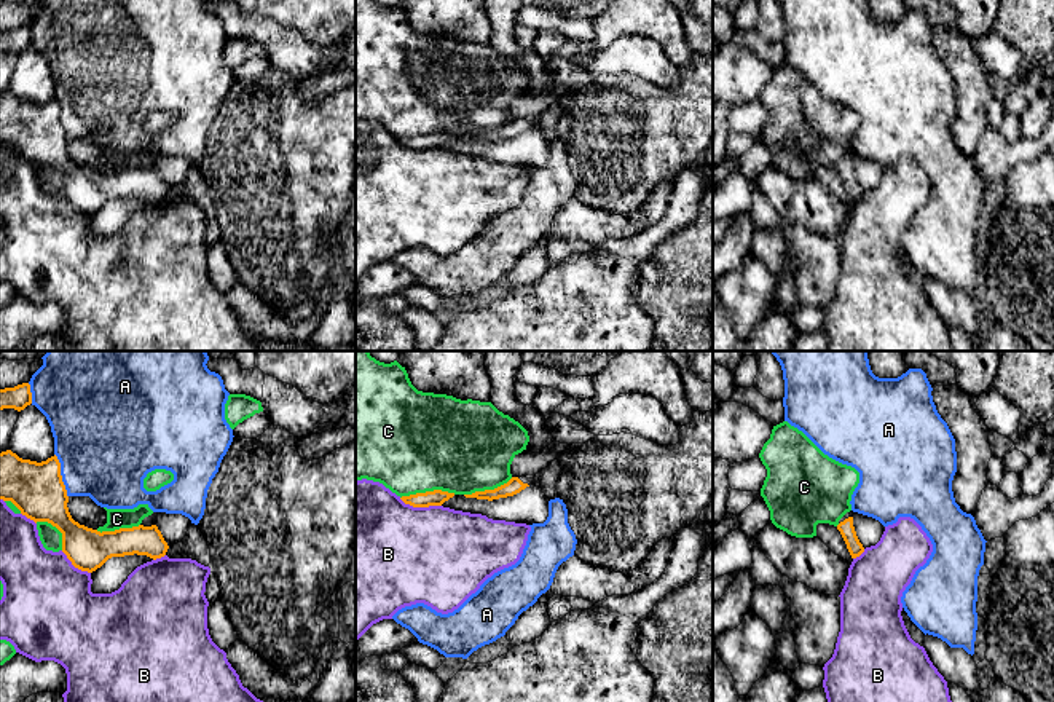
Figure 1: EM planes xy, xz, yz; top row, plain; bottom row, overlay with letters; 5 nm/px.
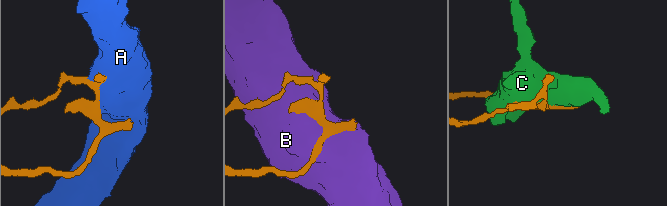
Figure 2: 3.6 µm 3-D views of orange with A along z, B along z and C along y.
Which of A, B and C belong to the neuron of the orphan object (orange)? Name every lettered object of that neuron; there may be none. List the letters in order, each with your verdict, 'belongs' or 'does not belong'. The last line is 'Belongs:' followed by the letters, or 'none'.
A: does not belong
B: does not belong
C: does not belong
Belongs: none

